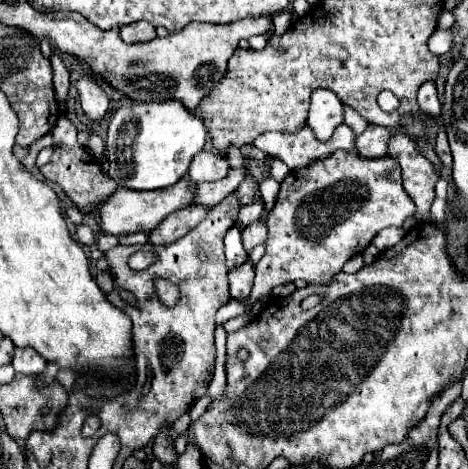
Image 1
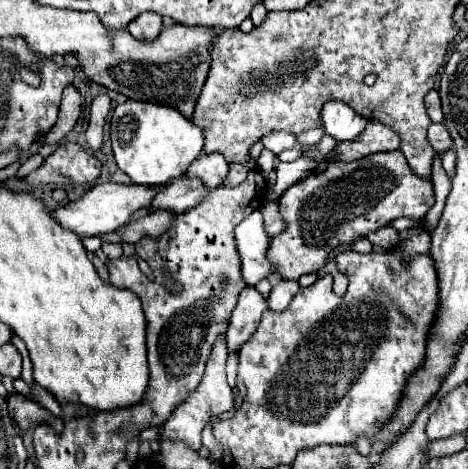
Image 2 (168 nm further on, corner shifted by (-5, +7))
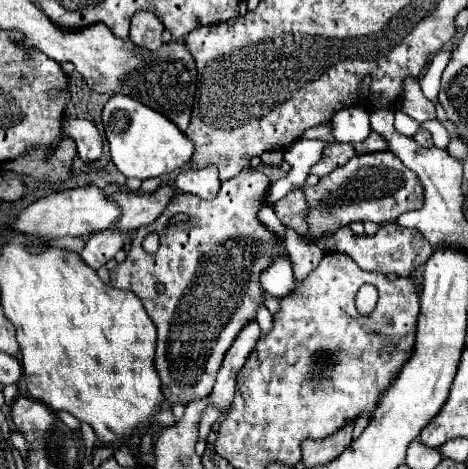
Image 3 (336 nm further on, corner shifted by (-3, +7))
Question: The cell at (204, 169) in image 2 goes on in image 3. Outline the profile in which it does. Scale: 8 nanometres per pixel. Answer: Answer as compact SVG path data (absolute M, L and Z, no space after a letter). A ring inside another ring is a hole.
M208 165L204 169L184 169L178 173L174 185L182 193L192 193L202 199L212 199L220 189L218 169L216 165Z

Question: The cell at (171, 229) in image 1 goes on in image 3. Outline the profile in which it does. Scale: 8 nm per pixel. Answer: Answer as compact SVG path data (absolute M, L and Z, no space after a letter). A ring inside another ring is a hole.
M106 229L94 233L88 237L80 257L92 269L100 269L108 259L112 259L120 249L124 249L124 245L128 243L128 239L132 239L132 235L134 231L118 231L118 229Z

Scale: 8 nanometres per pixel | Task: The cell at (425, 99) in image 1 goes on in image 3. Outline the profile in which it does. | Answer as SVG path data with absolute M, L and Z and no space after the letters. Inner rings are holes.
M404 81L404 101L400 103L400 111L410 115L414 121L436 119L436 109L432 101L424 97L418 81Z

